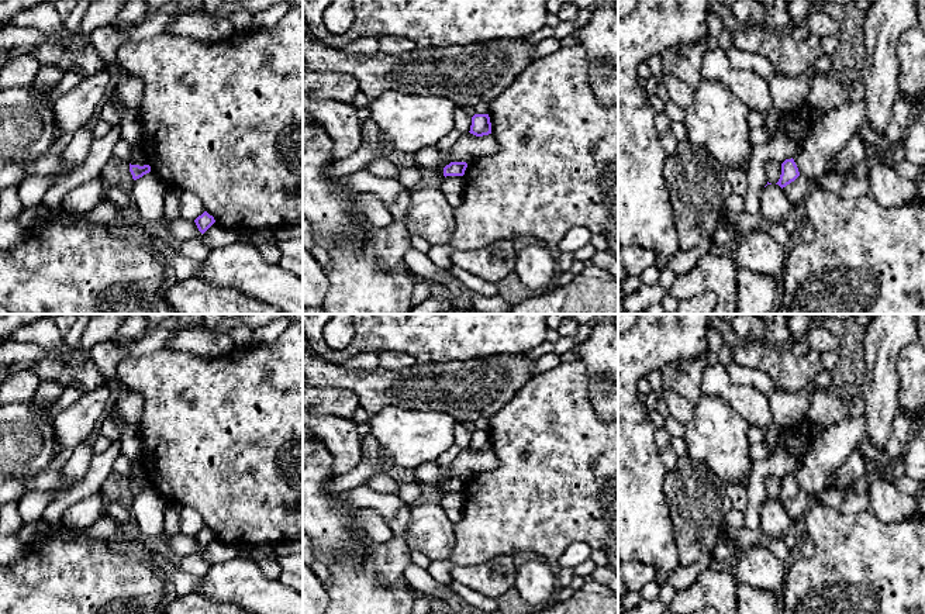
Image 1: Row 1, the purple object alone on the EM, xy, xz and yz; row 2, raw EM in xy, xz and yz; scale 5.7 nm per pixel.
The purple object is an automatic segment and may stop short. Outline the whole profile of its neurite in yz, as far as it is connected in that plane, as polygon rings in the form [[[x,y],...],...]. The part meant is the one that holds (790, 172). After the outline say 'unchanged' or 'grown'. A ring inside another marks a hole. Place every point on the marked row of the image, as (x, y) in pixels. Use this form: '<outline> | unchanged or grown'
[[[786,159],[781,163],[781,175],[776,184],[779,184],[781,189],[794,182],[800,176],[798,168],[794,162],[794,159]]] | unchanged

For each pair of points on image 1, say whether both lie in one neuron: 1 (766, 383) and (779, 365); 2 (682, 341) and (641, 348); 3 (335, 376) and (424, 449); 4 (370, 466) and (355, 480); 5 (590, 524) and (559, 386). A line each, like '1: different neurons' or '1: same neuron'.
1: different neurons
2: same neuron
3: different neurons
4: same neuron
5: same neuron

